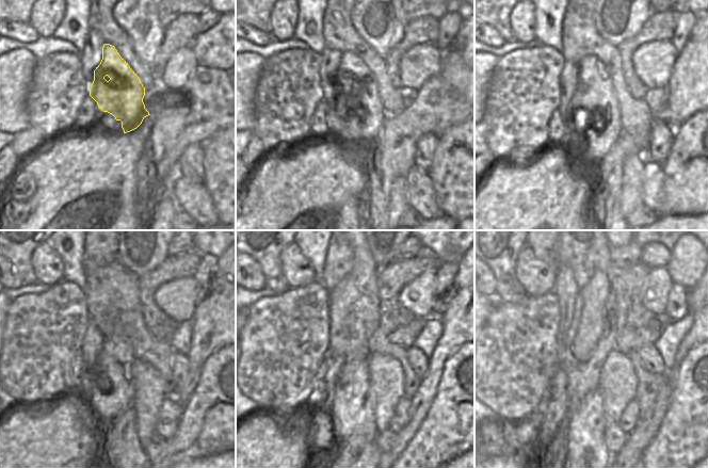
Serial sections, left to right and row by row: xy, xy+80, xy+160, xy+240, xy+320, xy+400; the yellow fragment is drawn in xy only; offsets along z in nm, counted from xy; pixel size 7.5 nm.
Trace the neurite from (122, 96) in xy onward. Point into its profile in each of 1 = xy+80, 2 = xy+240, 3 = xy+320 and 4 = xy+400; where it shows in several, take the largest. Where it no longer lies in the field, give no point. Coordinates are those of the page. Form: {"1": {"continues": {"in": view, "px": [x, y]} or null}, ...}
{"1": {"continues": {"in": "xy+80", "px": [364, 103]}}, "2": {"continues": {"in": "xy+240", "px": [113, 392]}}, "3": {"continues": {"in": "xy+320", "px": [352, 416]}}, "4": {"continues": {"in": "xy+400", "px": [585, 445]}}}

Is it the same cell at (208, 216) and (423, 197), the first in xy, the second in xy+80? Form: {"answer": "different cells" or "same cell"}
{"answer": "same cell"}

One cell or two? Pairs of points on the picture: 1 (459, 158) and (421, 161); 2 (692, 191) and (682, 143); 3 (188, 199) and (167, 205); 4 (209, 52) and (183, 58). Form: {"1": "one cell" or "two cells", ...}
{"1": "two cells", "2": "one cell", "3": "two cells", "4": "two cells"}

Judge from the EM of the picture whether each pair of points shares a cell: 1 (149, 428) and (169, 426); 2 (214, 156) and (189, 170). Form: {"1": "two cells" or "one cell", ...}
{"1": "two cells", "2": "two cells"}

